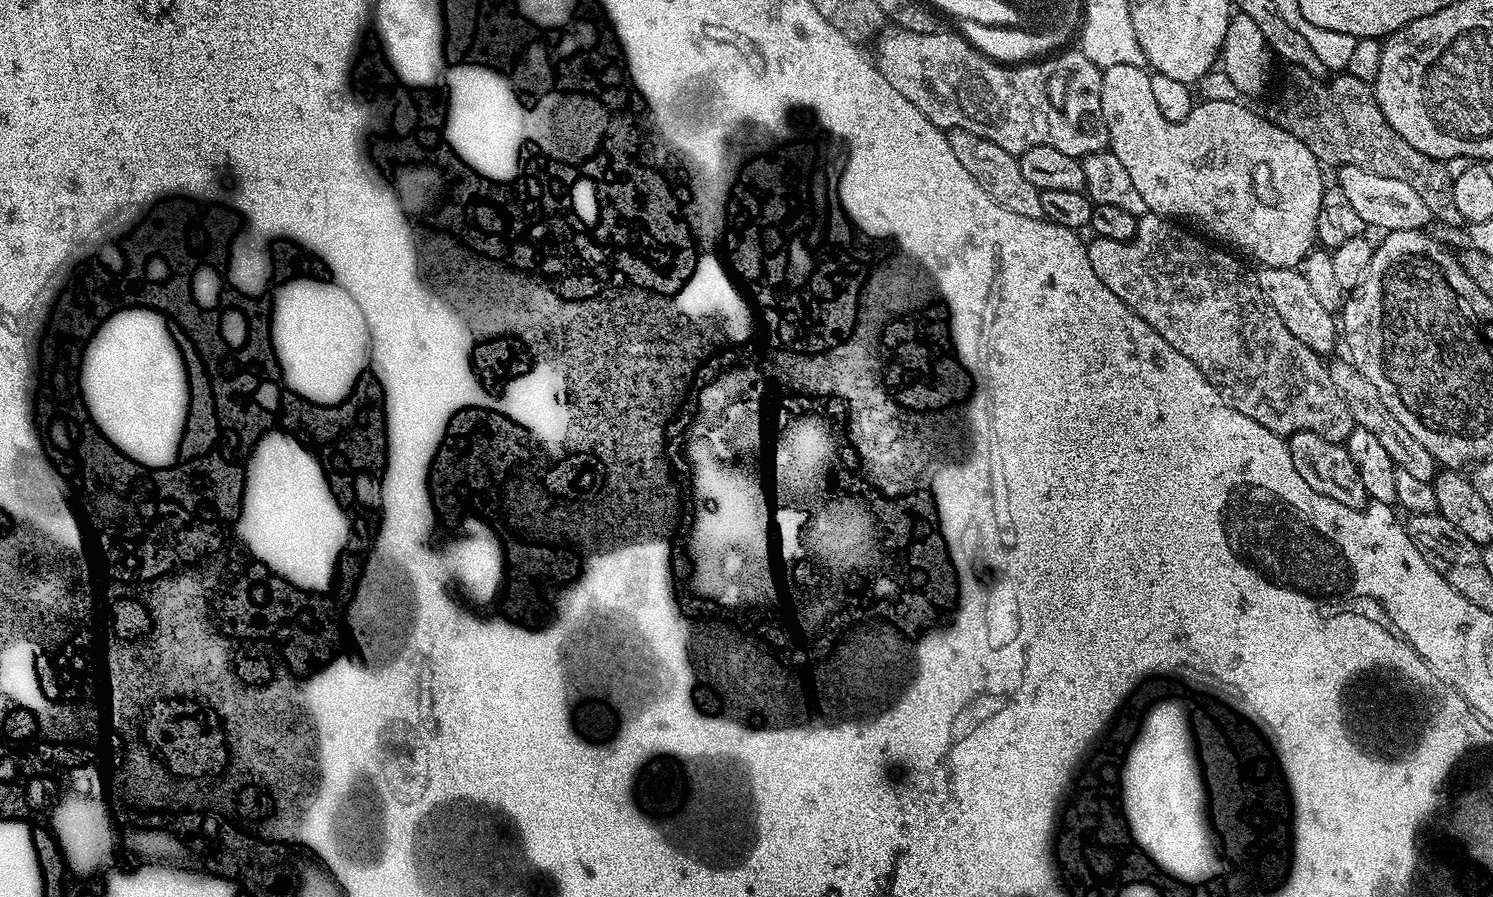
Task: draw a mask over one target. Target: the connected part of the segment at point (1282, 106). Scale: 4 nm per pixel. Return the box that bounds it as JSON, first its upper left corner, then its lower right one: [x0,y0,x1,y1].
[1266,67,1466,228]

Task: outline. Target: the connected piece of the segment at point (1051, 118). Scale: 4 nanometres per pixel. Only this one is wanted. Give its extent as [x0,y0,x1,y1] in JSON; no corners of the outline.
[874,30,1108,158]

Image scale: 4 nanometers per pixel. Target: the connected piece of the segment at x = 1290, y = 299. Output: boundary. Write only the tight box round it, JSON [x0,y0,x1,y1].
[1255,267,1338,357]

